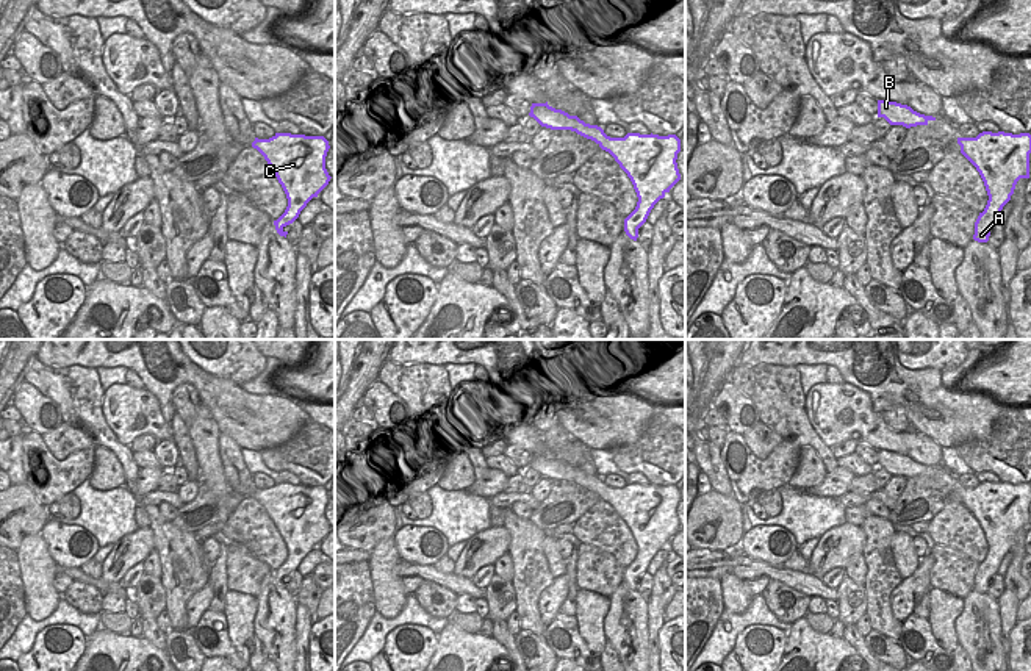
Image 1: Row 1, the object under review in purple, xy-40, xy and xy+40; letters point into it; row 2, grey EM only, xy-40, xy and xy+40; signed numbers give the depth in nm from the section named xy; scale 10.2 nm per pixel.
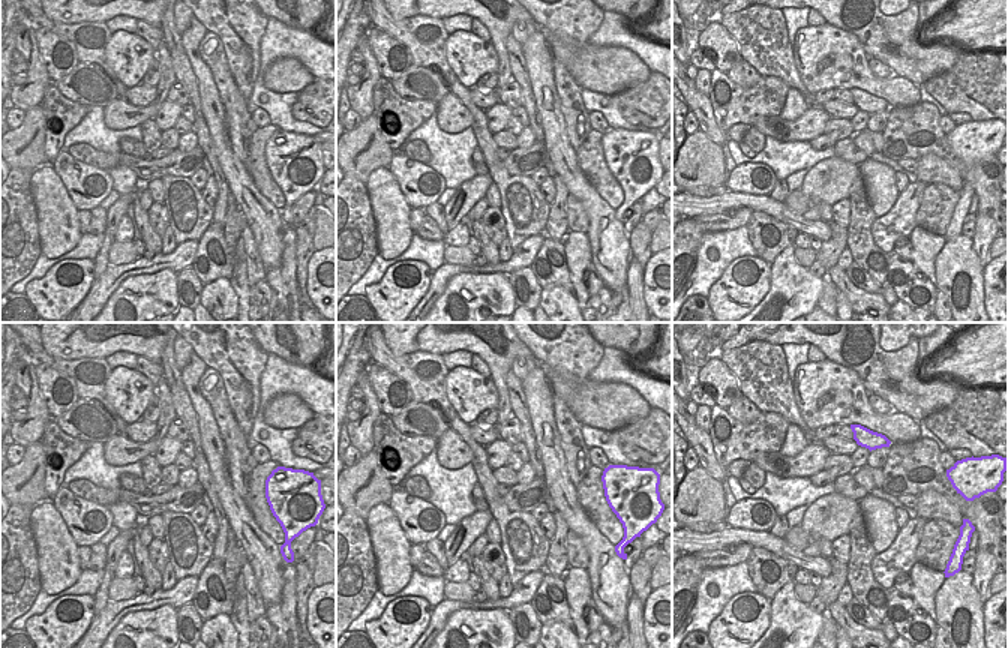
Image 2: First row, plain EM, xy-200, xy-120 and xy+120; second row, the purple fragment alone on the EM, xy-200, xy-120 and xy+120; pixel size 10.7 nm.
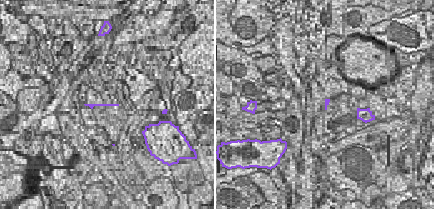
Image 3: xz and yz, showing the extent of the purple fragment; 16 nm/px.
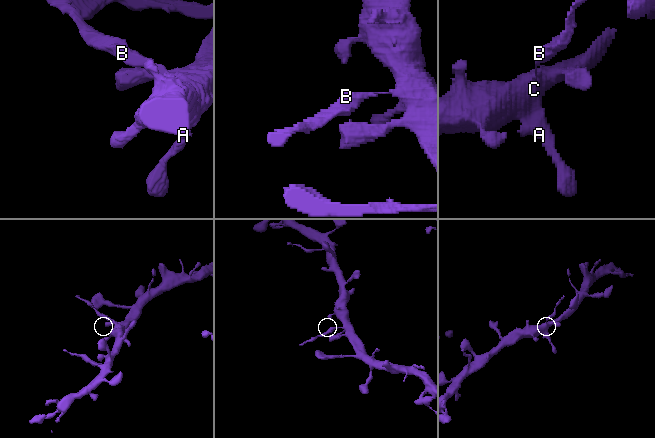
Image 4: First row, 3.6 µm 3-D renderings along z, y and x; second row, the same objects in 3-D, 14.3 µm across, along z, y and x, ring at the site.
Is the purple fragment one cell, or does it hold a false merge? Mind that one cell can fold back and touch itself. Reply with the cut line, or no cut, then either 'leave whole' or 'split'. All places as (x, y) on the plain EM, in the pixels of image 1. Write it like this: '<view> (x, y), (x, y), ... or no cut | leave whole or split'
xy (579, 470), (571, 480) | split

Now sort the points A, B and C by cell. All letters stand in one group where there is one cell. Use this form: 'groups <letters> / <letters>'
groups A C / B

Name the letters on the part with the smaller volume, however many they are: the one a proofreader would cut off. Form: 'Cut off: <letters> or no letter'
Cut off: B

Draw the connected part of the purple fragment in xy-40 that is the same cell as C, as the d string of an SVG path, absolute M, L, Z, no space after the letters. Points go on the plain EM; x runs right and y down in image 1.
M275 483L269 490L255 488L252 497L264 507L286 544L288 557L274 571L277 583L286 588L283 579L299 568L332 529L325 519L329 491L324 486Z

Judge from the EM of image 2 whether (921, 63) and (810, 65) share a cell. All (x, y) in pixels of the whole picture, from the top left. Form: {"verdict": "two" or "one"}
{"verdict": "two"}

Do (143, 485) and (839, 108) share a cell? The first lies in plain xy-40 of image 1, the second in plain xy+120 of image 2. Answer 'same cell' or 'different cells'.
different cells

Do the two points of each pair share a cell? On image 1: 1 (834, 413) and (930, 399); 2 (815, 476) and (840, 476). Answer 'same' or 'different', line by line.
1: different
2: different

